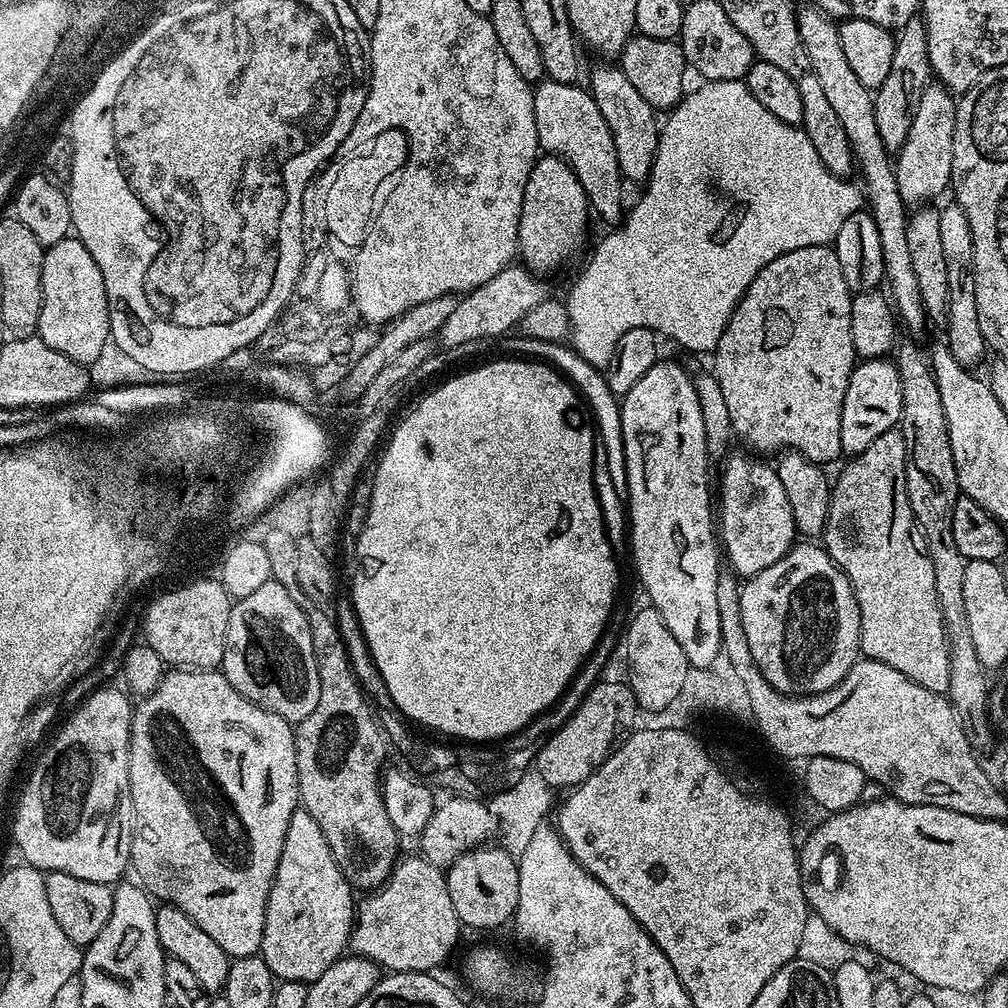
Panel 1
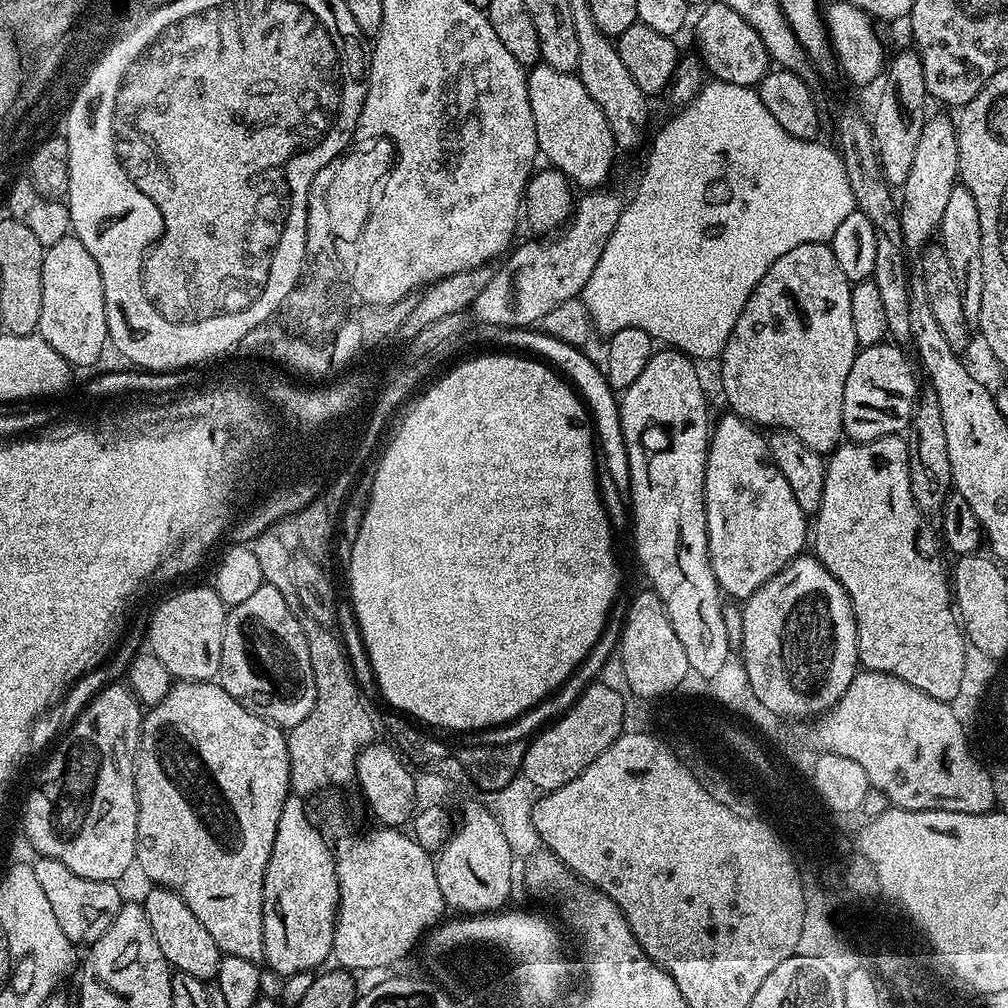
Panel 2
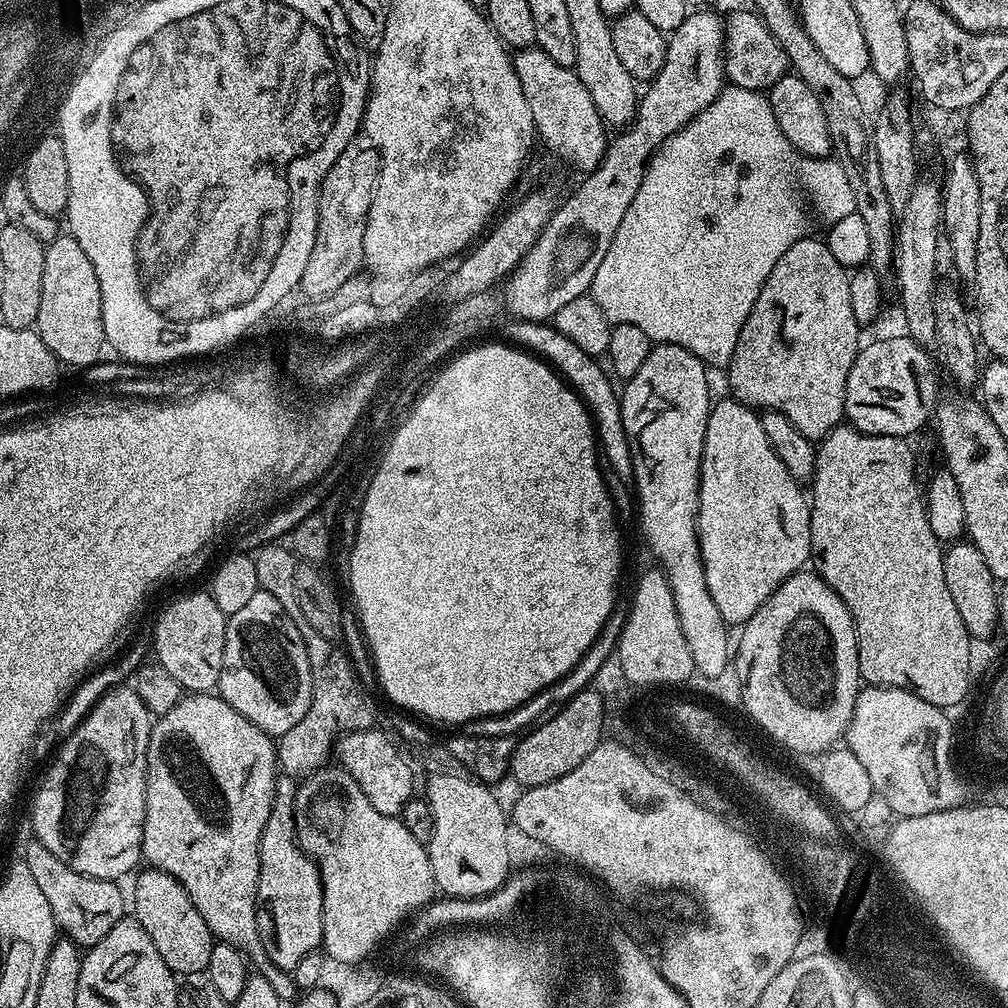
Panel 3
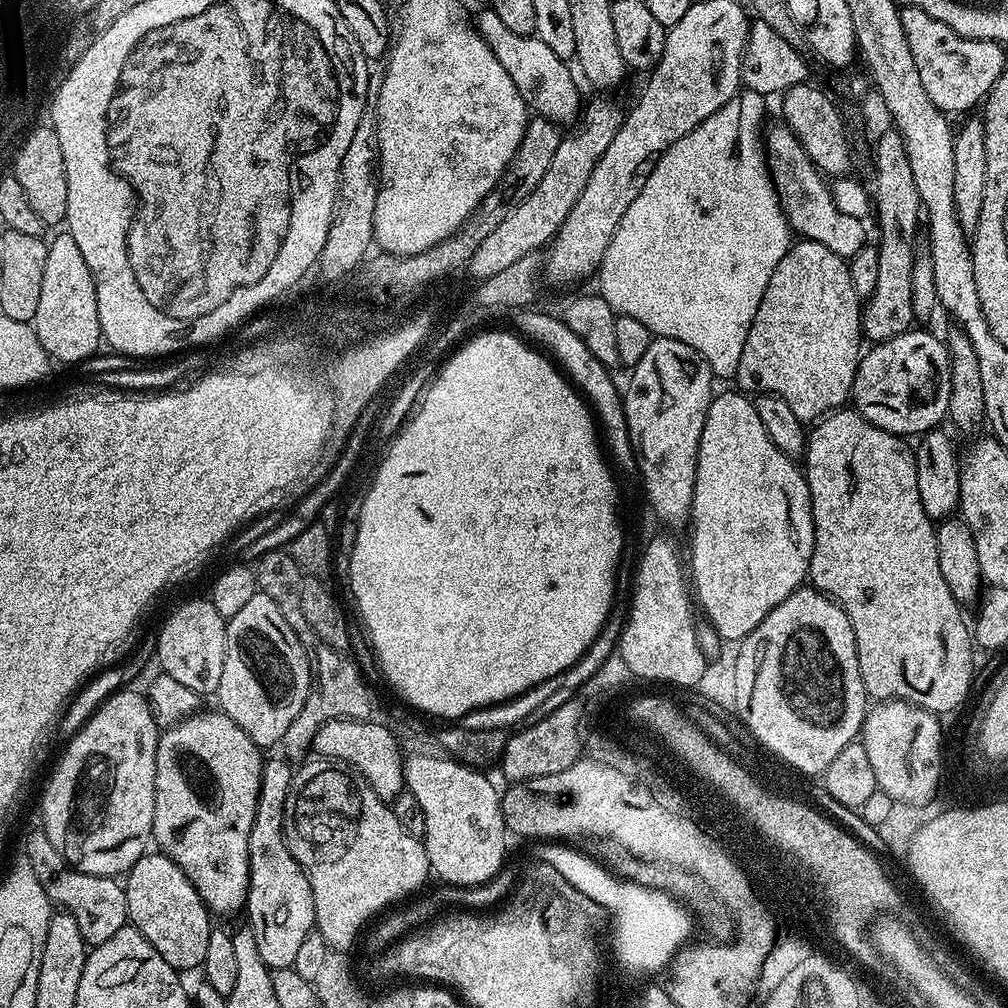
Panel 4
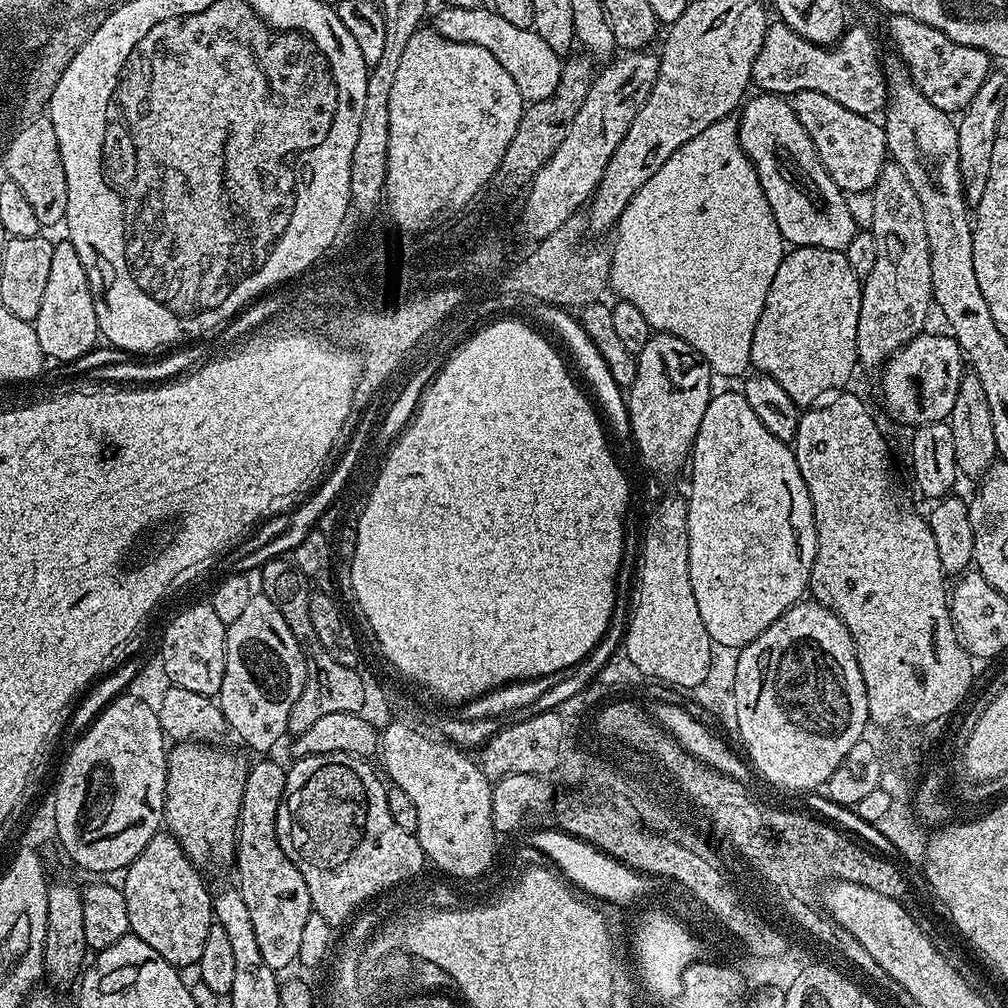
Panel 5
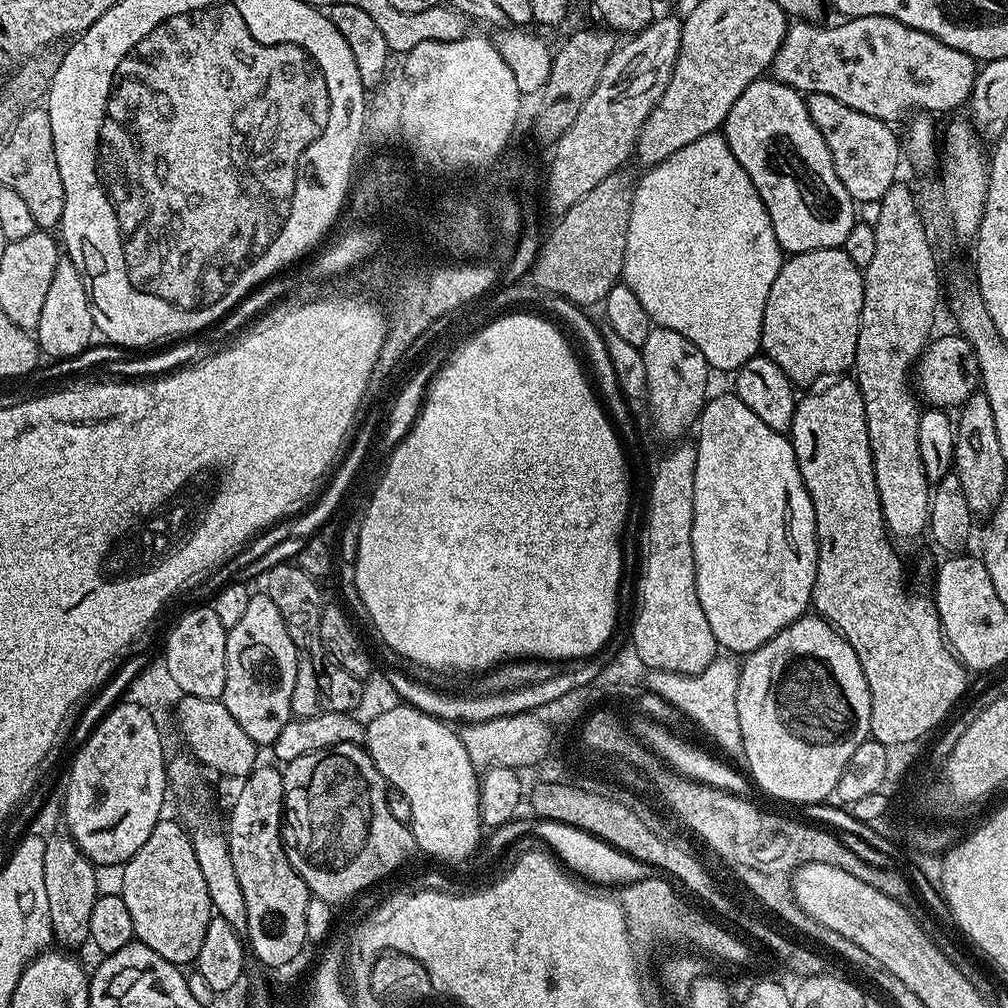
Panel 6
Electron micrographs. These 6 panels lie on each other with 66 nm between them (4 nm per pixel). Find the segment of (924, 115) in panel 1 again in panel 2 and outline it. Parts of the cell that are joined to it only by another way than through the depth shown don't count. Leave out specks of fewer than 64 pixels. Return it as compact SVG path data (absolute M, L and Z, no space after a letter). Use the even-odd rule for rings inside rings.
M944 116L925 119L922 136L918 138L918 150L914 150L914 162L910 165L910 174L902 186L904 200L899 205L900 233L904 239L904 248L923 250L929 247L928 240L937 235L942 222L942 210L946 210L946 201L950 199L950 190L958 183L960 163L956 145L956 124Z

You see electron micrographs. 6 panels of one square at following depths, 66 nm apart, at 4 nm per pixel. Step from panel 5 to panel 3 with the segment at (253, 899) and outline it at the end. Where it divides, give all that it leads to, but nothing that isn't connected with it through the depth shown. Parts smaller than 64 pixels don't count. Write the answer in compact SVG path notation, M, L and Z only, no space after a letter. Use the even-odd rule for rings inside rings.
M281 775L276 782L276 793L270 810L270 818L266 822L266 830L262 830L262 842L258 854L258 894L256 895L256 921L258 934L264 944L270 962L278 968L291 970L306 958L306 954L317 951L321 947L322 934L322 882L316 864L300 848L296 840L296 823L294 822L294 802L298 784L291 776Z

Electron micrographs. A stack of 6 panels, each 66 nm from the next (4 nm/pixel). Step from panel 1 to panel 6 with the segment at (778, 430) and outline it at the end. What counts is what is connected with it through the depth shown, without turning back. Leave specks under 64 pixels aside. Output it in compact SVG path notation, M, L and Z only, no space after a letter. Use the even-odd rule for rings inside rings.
M843 247L819 248L809 252L798 252L789 255L784 264L778 270L778 278L774 278L774 286L770 286L770 298L766 298L766 310L762 318L762 334L760 335L760 346L763 355L770 357L782 371L788 375L793 385L812 384L819 376L828 375L835 377L853 367L856 362L856 347L858 346L858 330L860 329L860 315L862 314L862 298L864 297L864 273L862 269L852 261L850 254L844 252Z

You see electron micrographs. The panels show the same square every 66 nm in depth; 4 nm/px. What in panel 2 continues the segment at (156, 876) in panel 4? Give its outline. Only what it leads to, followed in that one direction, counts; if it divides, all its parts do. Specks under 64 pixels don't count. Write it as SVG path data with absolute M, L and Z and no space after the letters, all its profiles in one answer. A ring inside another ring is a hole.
M159 886L149 889L142 897L142 903L146 910L146 919L150 921L150 930L154 930L154 939L158 941L158 950L162 950L162 954L175 971L194 974L194 978L205 982L215 981L222 953L214 938L210 938L202 922L194 918L190 906L186 906L186 902L178 898L178 894Z

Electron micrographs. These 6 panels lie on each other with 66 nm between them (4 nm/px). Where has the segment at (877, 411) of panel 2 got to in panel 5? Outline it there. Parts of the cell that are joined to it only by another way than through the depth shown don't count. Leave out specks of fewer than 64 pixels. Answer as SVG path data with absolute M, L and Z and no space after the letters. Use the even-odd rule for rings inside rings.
M925 330L886 361L880 392L885 406L900 424L919 426L947 421L954 410L954 398L958 398L958 386L966 371L966 357L951 334L943 335Z

